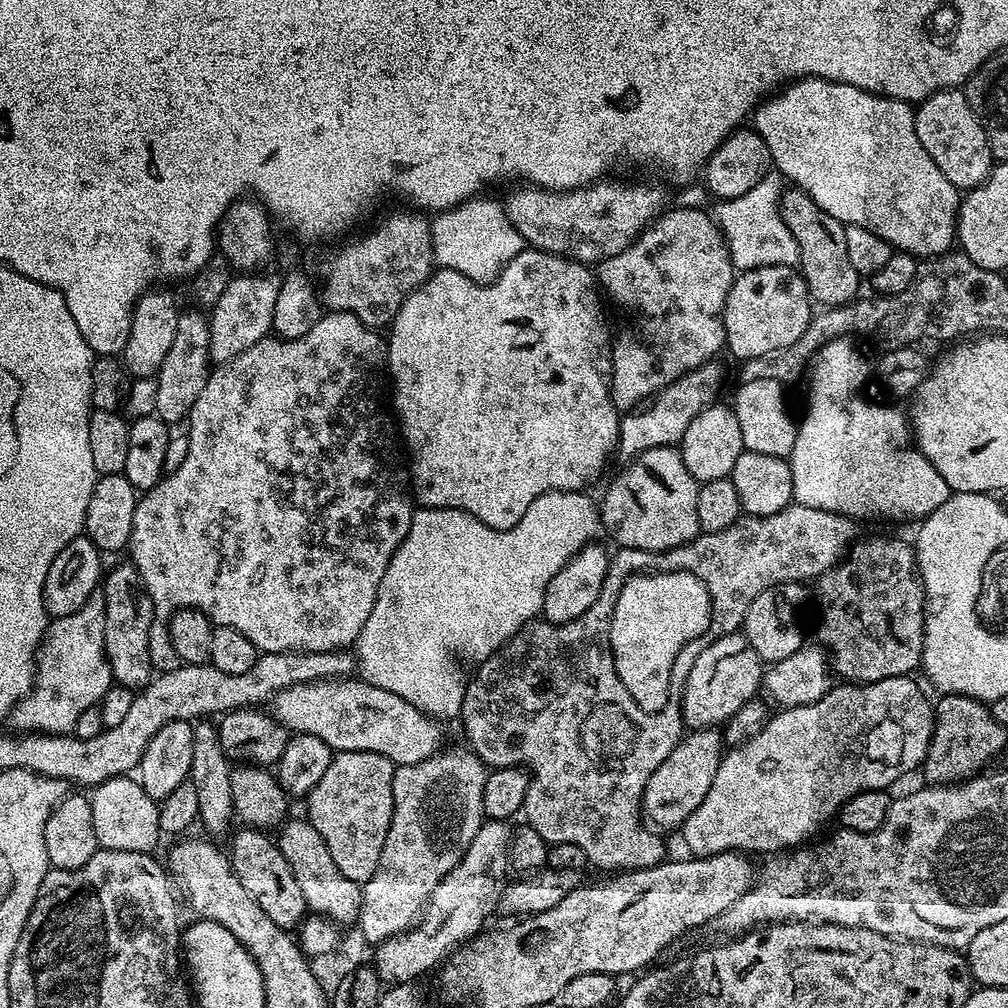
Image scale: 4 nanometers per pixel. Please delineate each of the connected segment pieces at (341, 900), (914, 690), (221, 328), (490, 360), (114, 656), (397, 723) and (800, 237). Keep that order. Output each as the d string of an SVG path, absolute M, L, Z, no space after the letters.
M289 819L278 828L278 843L282 858L294 870L294 879L302 890L302 898L306 898L309 913L322 916L337 926L355 925L360 919L361 885L346 878L338 866L334 866L334 858L330 858L330 850L326 850L326 842L322 842L322 834L314 830L307 819Z
M911 675L895 676L894 678L882 678L878 682L869 684L849 684L841 683L828 689L826 695L818 698L818 702L810 702L810 706L794 706L777 711L768 717L762 726L762 730L750 738L745 744L736 747L729 747L720 758L718 774L714 774L714 782L710 782L710 790L706 790L706 798L702 798L702 806L686 818L682 826L684 832L684 844L689 848L691 855L696 858L722 854L723 852L742 852L753 854L752 852L768 852L764 854L780 854L785 850L795 850L805 842L811 841L812 836L828 819L835 817L841 806L854 794L862 794L866 790L888 790L895 780L903 778L907 772L912 772L921 767L926 758L926 750L930 746L930 738L934 730L934 704L930 699L924 697L924 692L912 681Z
M236 274L226 286L222 298L211 305L208 316L210 330L210 361L219 366L227 360L238 358L250 346L265 339L272 332L274 314L280 303L281 277L264 276L265 274Z
M528 248L520 252L500 272L491 284L476 284L462 273L441 267L433 271L428 281L408 295L406 302L390 325L388 371L390 404L398 417L398 432L410 457L410 491L417 505L425 508L457 508L478 518L499 532L510 530L522 522L522 514L530 510L530 502L547 492L579 492L604 468L608 455L614 452L620 438L621 413L612 400L613 333L604 332L608 320L600 309L602 292L596 273L589 265L552 252Z
M124 562L109 572L107 569L102 580L102 595L106 614L104 649L110 662L113 681L123 688L139 690L154 675L150 662L150 630L154 623L152 600L144 591L138 570L131 562Z
M341 678L339 680L316 680L313 684L290 686L276 693L274 697L274 715L281 726L289 733L301 736L322 738L333 753L337 752L373 752L382 754L393 765L417 764L441 751L444 732L441 721L432 719L422 710L410 706L398 694L390 694L390 690L382 690L373 684L367 684L359 678Z
M795 186L785 187L784 193L780 195L780 213L782 222L786 222L790 234L794 234L794 242L798 242L798 267L804 275L809 297L820 306L855 301L862 278L854 270L854 266L850 266L846 251L846 225L838 222L838 218L826 214L826 210L822 210L822 206L818 206L818 202L810 198L810 194Z

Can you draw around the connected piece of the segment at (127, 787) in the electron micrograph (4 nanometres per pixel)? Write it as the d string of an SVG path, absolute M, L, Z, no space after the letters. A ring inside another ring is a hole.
M131 775L110 778L91 789L90 799L94 810L94 834L100 848L151 853L152 847L162 840L159 803L142 790L139 779Z

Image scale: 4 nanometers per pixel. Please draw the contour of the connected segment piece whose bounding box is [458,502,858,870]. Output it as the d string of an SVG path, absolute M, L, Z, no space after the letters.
M793 502L787 508L778 510L778 514L770 514L769 516L741 515L740 519L735 520L726 530L703 533L690 543L671 548L668 552L647 552L637 548L620 548L616 552L613 551L608 561L606 578L602 582L602 591L598 593L598 598L594 598L594 606L590 606L590 610L586 610L586 614L578 614L578 618L574 618L574 622L566 622L565 624L549 624L547 620L537 618L522 630L518 630L518 634L511 636L489 660L484 661L475 669L476 677L473 680L471 677L464 689L462 710L458 717L459 723L464 723L464 736L468 739L467 747L475 752L478 759L489 769L521 767L527 771L529 775L528 789L526 790L526 802L522 809L522 816L526 824L536 830L547 845L570 842L570 846L579 846L586 854L588 863L593 869L596 867L631 870L634 868L649 868L661 863L666 856L664 844L655 836L657 833L642 819L644 787L646 782L650 782L650 774L654 774L654 770L658 770L658 766L662 766L662 762L666 762L666 754L670 754L670 750L674 750L676 743L681 740L685 726L680 713L679 699L669 698L664 708L657 714L646 713L639 708L637 702L634 702L616 673L615 658L612 656L608 631L611 628L611 615L614 614L615 603L618 602L618 596L622 593L625 580L637 573L688 571L690 574L694 574L694 577L700 579L709 592L709 598L712 600L711 627L720 634L736 634L741 631L746 618L746 610L750 610L750 602L754 602L754 598L758 598L758 594L762 594L762 590L773 588L779 584L812 582L823 576L824 573L829 572L835 564L840 563L847 556L849 548L852 547L858 536L856 528L857 525L848 516L839 516L826 510L814 510Z

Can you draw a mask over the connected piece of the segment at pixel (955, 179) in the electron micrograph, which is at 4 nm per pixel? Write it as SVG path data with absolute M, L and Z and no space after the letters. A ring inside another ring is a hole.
M941 88L933 96L919 101L915 113L918 142L922 142L926 154L934 158L934 166L938 166L938 170L950 178L954 187L961 190L977 188L992 171L994 157L986 130L978 122L974 110L970 110L970 102L963 91Z

